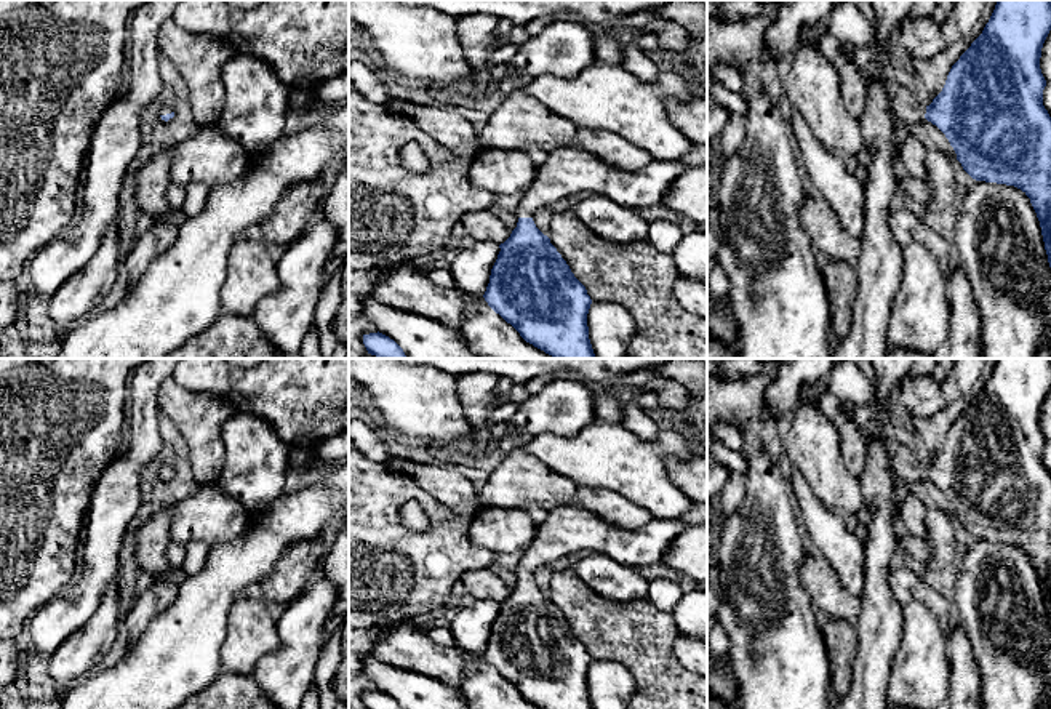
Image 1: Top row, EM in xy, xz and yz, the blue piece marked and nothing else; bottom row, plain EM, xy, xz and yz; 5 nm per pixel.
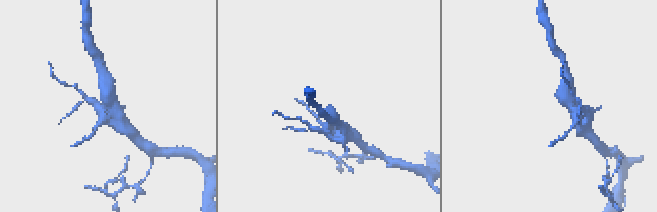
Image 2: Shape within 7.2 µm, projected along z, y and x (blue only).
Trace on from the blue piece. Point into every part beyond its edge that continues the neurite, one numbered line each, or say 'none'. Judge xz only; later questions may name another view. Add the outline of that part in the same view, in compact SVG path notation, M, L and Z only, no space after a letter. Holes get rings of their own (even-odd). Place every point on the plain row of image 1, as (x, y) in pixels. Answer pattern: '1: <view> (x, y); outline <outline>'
1: xz (565, 530); outline M573 506L547 511L533 543L523 551L517 575L531 576L541 565L576 551L605 554L635 570L662 563L673 539L686 528L680 519L651 519L637 530L616 528Z

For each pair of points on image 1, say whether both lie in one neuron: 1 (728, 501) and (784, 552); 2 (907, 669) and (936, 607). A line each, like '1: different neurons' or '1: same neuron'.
1: different neurons
2: different neurons

